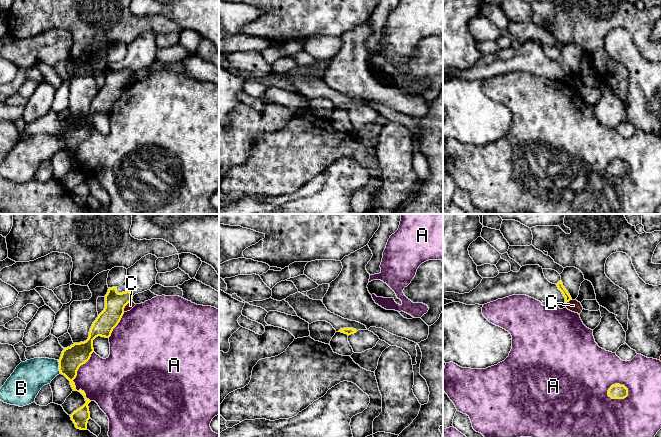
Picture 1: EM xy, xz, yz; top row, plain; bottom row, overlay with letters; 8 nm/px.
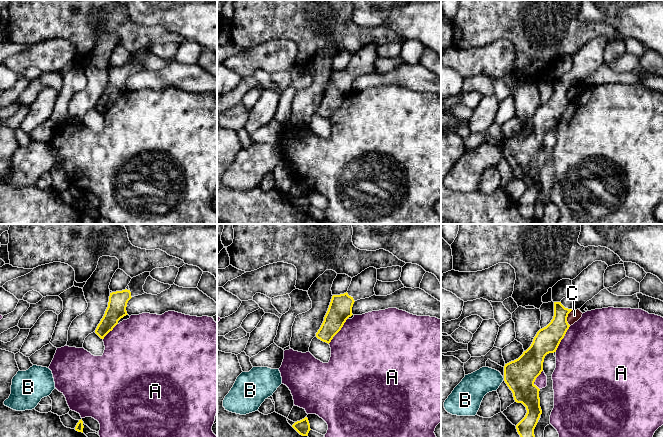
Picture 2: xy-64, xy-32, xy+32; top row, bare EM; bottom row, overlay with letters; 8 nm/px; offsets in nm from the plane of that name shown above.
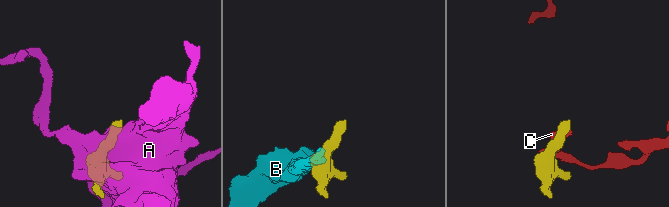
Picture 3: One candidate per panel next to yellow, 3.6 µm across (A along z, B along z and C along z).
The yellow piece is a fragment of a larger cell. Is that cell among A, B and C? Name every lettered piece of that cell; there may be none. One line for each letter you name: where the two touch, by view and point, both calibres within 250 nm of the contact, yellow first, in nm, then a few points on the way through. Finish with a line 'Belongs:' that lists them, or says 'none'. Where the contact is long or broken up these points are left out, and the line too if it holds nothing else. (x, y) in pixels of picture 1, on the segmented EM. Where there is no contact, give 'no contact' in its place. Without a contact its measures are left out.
Belongs: none

